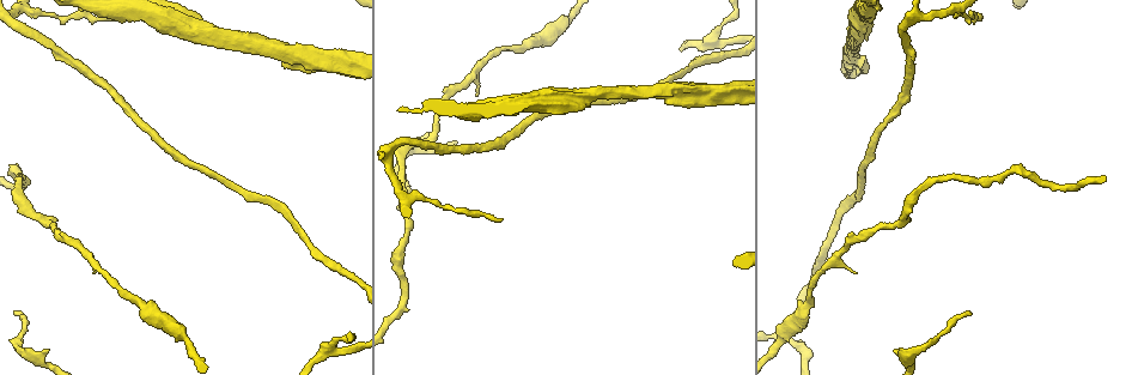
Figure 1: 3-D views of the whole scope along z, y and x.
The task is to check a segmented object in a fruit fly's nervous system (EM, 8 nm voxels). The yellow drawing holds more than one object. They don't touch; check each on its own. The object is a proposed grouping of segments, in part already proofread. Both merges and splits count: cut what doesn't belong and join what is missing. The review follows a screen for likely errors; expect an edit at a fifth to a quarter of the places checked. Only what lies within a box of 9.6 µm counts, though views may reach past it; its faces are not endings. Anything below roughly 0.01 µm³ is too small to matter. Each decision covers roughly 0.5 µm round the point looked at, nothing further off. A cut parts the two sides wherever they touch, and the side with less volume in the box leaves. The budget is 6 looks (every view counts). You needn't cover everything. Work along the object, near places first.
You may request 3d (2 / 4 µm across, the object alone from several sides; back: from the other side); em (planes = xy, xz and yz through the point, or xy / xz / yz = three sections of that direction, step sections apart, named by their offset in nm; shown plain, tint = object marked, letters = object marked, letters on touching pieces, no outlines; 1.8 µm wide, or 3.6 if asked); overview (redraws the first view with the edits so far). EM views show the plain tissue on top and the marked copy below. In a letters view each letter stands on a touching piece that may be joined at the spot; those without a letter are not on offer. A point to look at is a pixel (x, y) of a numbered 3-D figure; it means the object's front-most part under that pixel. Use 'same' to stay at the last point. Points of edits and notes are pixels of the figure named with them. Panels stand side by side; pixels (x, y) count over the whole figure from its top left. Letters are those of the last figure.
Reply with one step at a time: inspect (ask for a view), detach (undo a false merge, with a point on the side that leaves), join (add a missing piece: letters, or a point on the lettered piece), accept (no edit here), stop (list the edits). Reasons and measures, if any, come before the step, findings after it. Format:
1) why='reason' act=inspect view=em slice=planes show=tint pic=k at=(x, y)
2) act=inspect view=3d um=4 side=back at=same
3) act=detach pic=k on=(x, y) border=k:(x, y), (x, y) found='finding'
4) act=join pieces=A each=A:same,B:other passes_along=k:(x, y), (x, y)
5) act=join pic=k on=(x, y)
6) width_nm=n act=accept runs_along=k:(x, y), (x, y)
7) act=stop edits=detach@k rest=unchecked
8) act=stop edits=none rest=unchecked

why='sudden change in width' act=inspect view=em slice=planes show=letters pic=1 at=(524, 44)

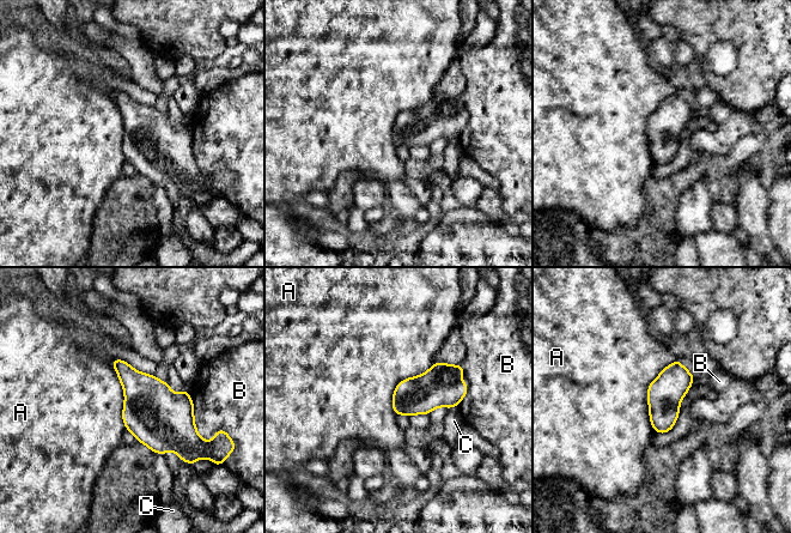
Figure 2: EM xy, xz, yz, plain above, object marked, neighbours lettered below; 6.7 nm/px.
act=accept each=A:other,B:other,C:other border=2:(113, 358), (127, 429) found='all the same cell'

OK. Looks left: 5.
act=inspect view=em slice=xy step=4 show=tint pic=1 at=(13, 313)

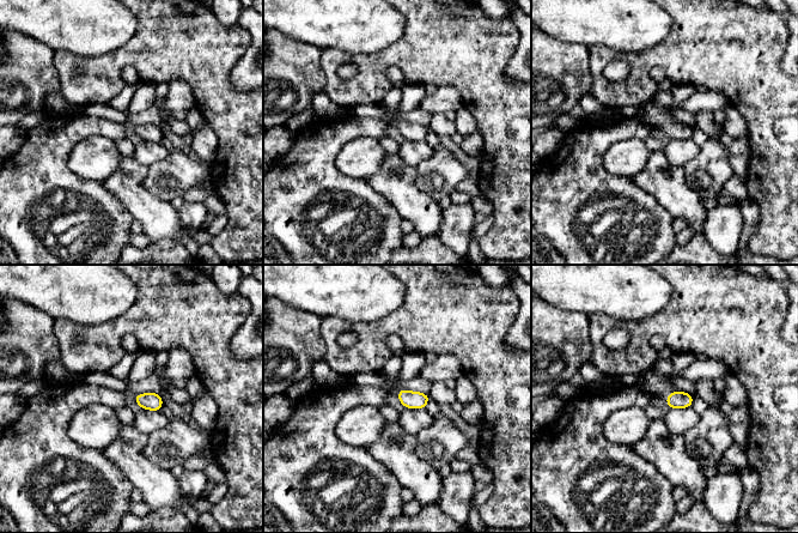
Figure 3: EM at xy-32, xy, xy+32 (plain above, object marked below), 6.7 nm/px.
act=inspect view=em slice=planes show=letters at=same

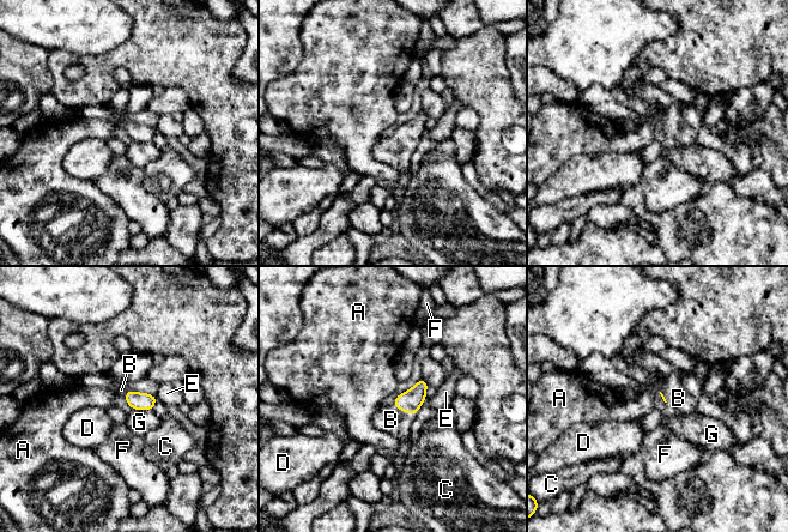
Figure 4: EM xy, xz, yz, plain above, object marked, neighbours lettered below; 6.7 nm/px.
act=join pieces=B each=A:other,B:same,C:other,D:other,E:other,F:other,G:other passes_along=4:(410, 401), (404, 411), (391, 419) found='the cell continues'

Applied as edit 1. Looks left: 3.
why='see it whole again' act=inspect view=overview

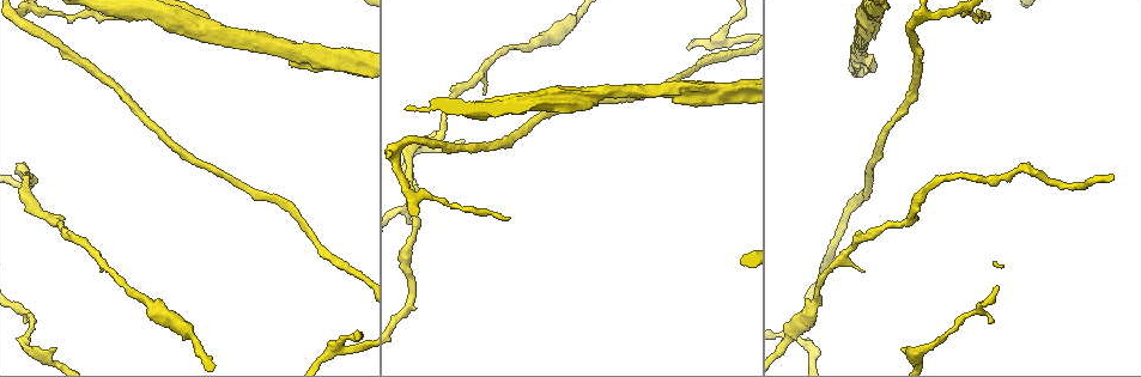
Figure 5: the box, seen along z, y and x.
why='thin neck' act=inspect view=em slice=yz step=16 show=letters pic=5 at=(967, 14)

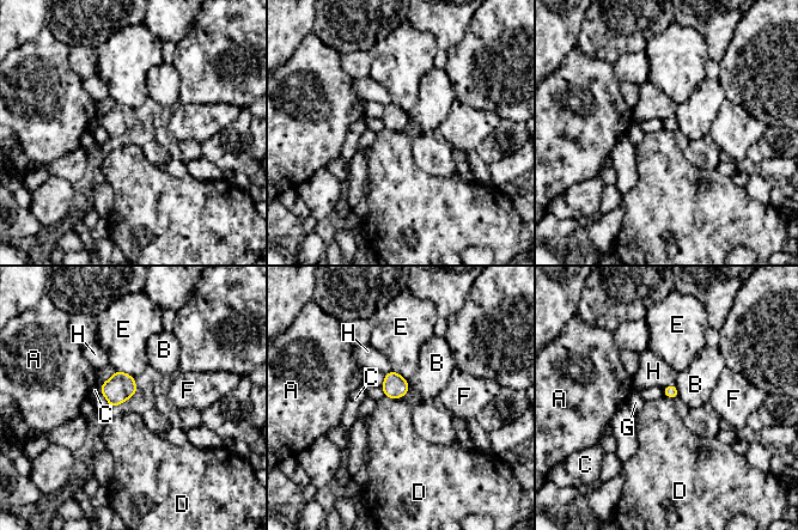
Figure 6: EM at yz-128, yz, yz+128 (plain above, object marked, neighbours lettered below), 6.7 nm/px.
why='cut it another way' act=inspect view=em slice=planes show=letters at=same

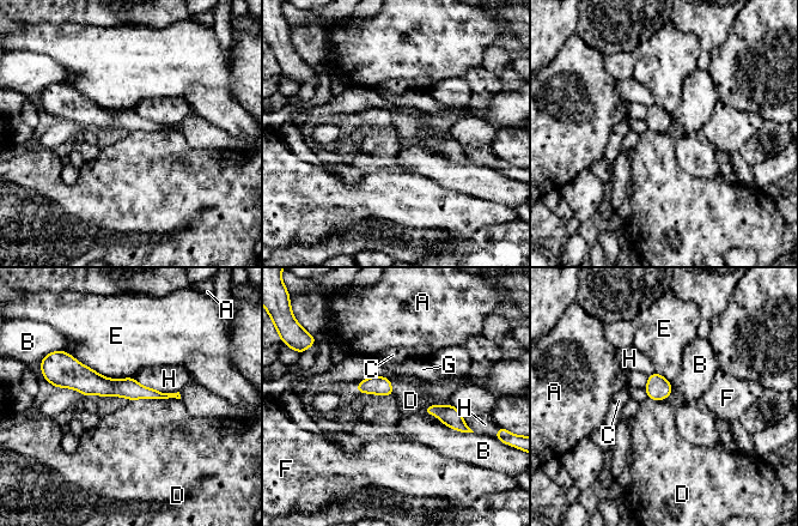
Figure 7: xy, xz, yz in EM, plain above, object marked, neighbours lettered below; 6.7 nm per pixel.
act=accept each=A:other,B:other,C:other,D:other,E:other,F:other,G:other,H:other found='all the same cell'

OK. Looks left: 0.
act=stop edits=join@4 rest=unchecked

